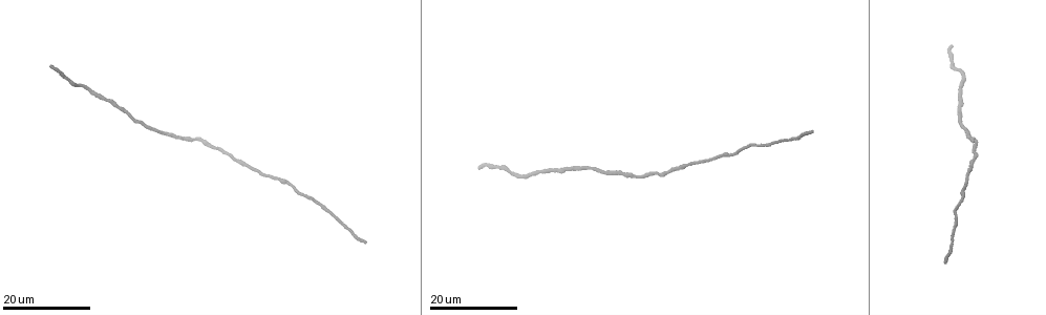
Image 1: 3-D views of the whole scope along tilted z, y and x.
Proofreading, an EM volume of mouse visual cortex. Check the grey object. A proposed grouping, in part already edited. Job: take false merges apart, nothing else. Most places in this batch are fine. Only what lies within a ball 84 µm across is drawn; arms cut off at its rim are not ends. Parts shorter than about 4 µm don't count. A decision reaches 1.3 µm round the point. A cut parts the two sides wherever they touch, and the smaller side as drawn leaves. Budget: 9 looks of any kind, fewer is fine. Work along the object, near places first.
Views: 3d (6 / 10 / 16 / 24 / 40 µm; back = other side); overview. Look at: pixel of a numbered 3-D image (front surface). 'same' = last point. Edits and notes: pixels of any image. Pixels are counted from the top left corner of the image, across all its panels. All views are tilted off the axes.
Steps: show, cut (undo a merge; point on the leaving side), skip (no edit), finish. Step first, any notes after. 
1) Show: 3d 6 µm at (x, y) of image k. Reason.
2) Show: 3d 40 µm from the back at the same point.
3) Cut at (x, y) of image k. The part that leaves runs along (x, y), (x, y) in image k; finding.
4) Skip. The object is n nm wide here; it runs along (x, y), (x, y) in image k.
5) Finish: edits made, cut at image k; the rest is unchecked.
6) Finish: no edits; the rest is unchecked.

Show: 3d 16 µm at (278, 180) of image 1. A narrow waist.

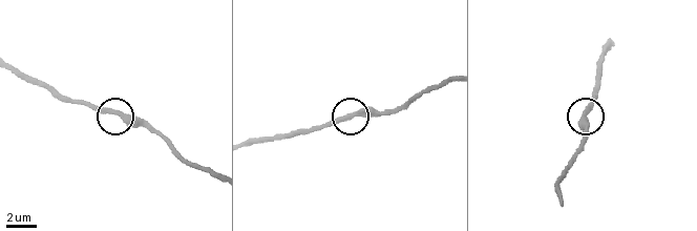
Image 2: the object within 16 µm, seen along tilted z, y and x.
Show: 3d 6 µm at (114, 113) of image 2.

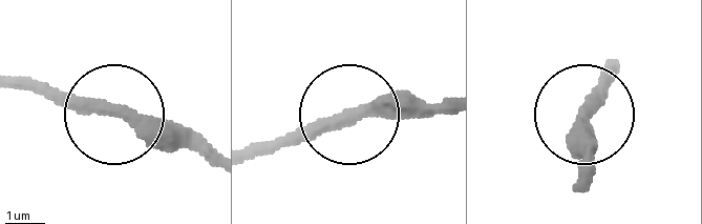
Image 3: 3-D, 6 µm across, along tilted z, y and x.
Skip. It runs along (253, 154), (358, 118), (440, 112) in image 3; one neuron here.

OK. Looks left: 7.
Show: 3d 16 µm at (250, 165) of image 1. Narrows sharply.

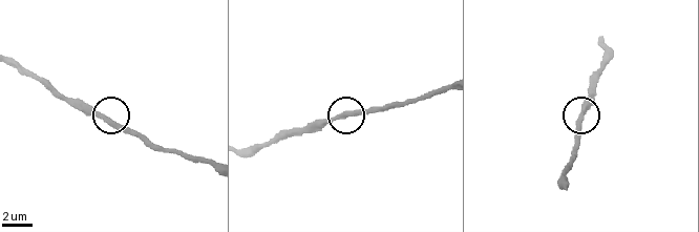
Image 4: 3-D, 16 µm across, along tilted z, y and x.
Show: 3d 6 µm at (337, 116) of image 4.

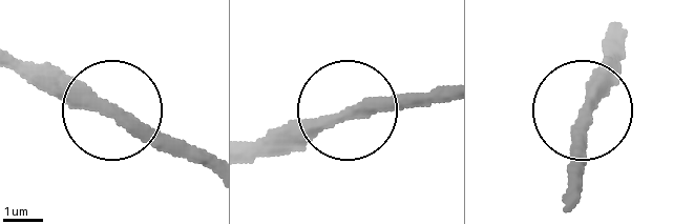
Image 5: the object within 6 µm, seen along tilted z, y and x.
Skip. It runs along (14, 56), (55, 66), (109, 108), (181, 142), (211, 172) in image 5; continuous, no second neuron.

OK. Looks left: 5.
Show: 3d 16 µm at (649, 175) of image 1.

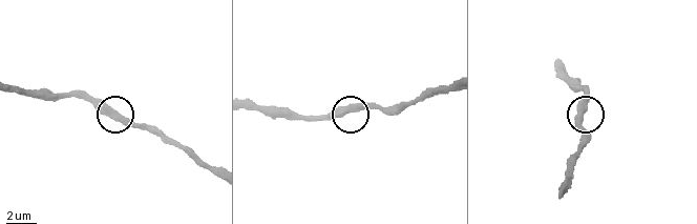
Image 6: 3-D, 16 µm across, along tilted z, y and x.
Show: 3d 10 µm at (349, 111) of image 6.

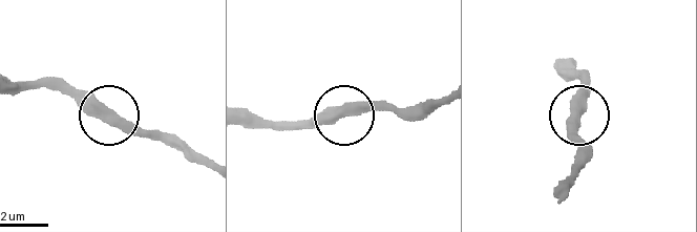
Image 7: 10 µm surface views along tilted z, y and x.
Skip. It runs along (346, 112), (300, 122) in image 7; continuous, no second neuron.

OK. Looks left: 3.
Show: 3d 24 µm at (953, 246) of image 1. Sudden change in width.

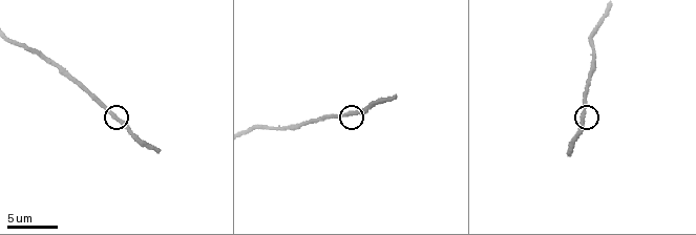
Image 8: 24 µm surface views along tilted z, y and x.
Show: 3d 10 µm at (117, 115) of image 8. Closer look.

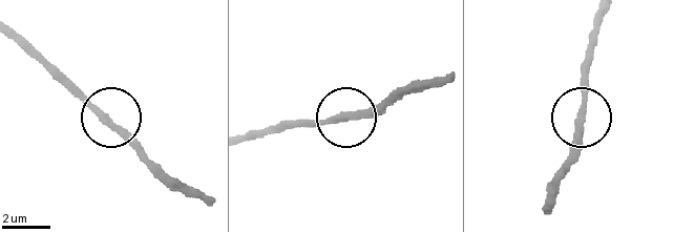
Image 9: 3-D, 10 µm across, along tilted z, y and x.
Skip. The object is 280 nm wide here; it runs along (249, 136), (373, 117), (391, 104) in image 9; one neuron here.

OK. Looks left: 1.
Finish: no edits; the rest is unchecked.

